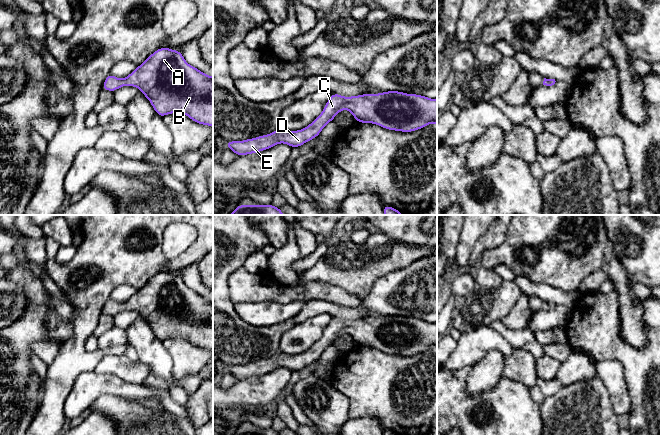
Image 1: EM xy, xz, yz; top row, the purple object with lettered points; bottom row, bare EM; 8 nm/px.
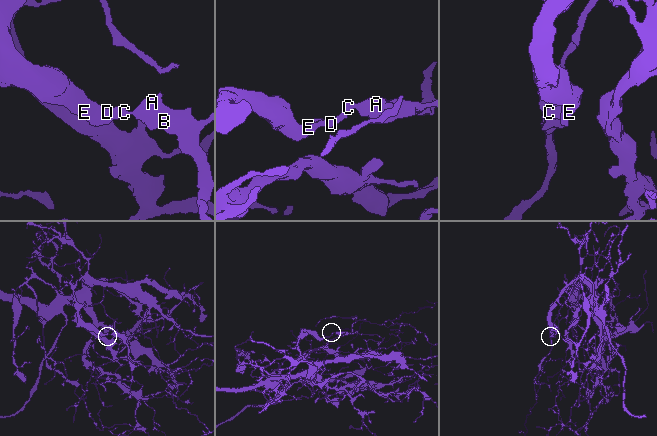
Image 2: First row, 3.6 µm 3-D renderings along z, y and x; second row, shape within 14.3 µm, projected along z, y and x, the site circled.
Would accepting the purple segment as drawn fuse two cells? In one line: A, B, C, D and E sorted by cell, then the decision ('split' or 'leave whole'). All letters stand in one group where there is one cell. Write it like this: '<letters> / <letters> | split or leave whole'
A B C D E | leave whole

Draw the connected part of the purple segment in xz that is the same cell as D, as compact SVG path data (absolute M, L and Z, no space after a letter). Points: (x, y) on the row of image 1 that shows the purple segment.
M386 91L379 94L362 94L344 97L332 93L325 104L322 113L307 127L298 131L288 131L278 128L276 131L259 137L243 141L226 141L226 147L230 148L237 156L258 153L270 149L279 143L285 143L292 148L300 147L304 143L318 137L322 129L343 109L347 109L359 123L377 124L386 130L400 132L414 132L424 128L428 124L437 124L437 99L430 99L418 94L407 94L400 91Z

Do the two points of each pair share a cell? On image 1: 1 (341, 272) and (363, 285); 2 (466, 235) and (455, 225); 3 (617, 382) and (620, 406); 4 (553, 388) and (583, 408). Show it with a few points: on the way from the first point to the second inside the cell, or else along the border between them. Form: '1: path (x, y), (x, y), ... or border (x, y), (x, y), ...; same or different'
1: path (346, 272), (350, 272), (358, 280); same
2: border (463, 225), (455, 253); different
3: path (617, 388), (620, 400); same
4: border (562, 386), (554, 394), (546, 397); different

